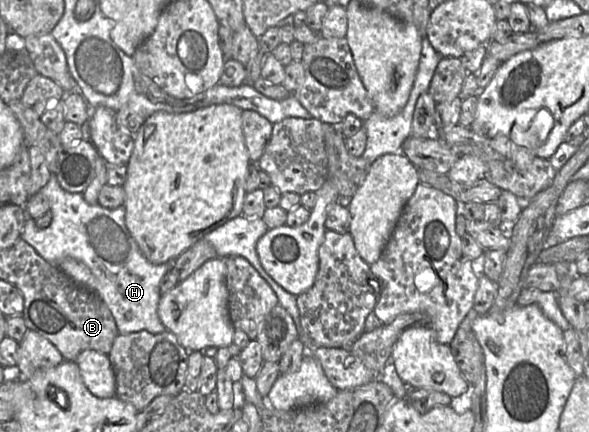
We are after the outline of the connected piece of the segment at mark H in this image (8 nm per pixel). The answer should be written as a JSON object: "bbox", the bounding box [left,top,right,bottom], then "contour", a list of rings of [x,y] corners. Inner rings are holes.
{"bbox":[20,172,173,335],"contour":[[[51,172],[48,182],[39,192],[43,193],[49,199],[50,211],[52,213],[51,223],[46,228],[39,228],[35,224],[35,219],[27,217],[24,210],[24,226],[20,238],[30,244],[50,264],[57,265],[65,257],[72,257],[86,264],[95,277],[94,291],[109,308],[120,334],[125,335],[142,330],[146,330],[151,334],[164,332],[166,329],[157,313],[160,299],[159,284],[162,278],[173,267],[173,261],[153,264],[144,257],[125,225],[124,205],[116,209],[108,209],[99,204],[88,204],[82,193],[65,191],[58,183],[56,174]]]}

